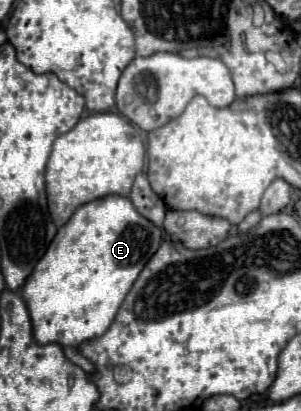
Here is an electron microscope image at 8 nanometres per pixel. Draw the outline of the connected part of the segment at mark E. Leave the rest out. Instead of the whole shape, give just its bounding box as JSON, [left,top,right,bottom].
[22,195,162,347]

